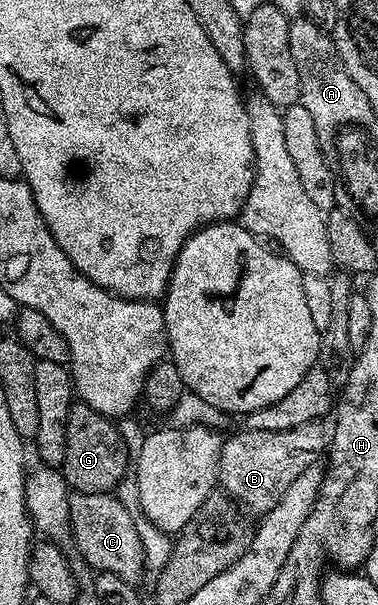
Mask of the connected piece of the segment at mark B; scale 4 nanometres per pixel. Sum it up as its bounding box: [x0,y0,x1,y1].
[217,422,328,516]

